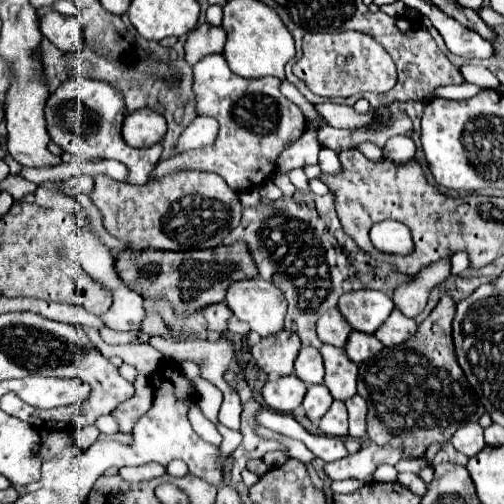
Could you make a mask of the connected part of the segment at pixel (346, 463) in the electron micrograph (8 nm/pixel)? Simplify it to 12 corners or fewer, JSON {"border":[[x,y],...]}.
{"border":[[401,439],[389,445],[369,443],[355,455],[325,463],[333,481],[371,483],[383,463],[401,457]]}

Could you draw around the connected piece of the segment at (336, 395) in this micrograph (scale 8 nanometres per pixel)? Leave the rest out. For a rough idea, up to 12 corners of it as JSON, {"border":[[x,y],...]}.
{"border":[[321,345],[333,399],[357,393],[357,363],[345,349]]}

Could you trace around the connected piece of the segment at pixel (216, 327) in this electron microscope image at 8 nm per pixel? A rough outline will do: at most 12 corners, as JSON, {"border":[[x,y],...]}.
{"border":[[225,303],[203,311],[207,331],[223,335],[231,309]]}

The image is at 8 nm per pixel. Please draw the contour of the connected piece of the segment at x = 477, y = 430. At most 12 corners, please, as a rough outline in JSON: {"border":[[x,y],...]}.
{"border":[[479,423],[459,427],[451,443],[459,453],[475,457],[485,447]]}

